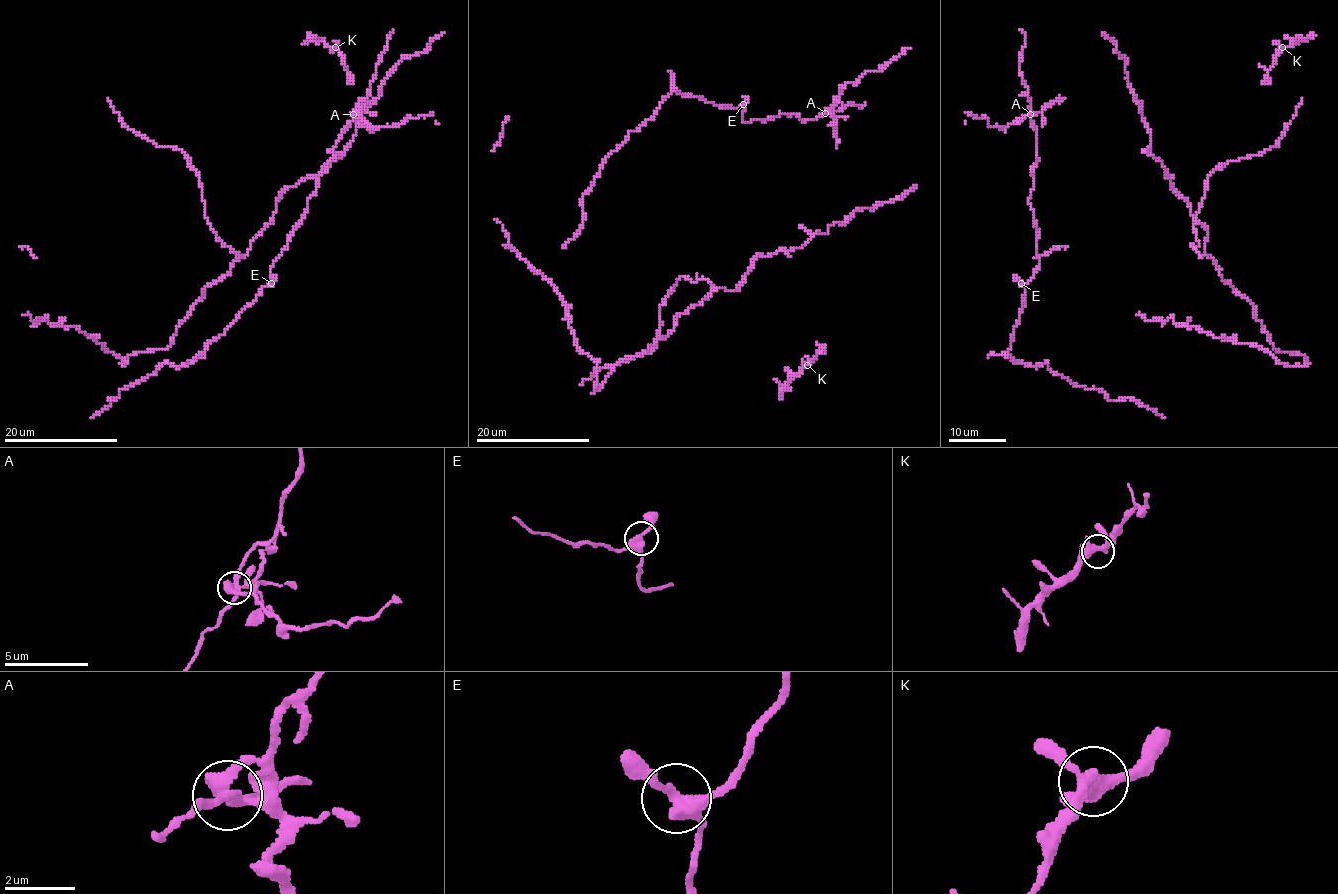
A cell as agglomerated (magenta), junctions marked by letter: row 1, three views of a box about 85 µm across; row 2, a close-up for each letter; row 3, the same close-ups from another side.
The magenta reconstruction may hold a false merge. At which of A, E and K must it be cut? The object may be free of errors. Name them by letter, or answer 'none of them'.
A

